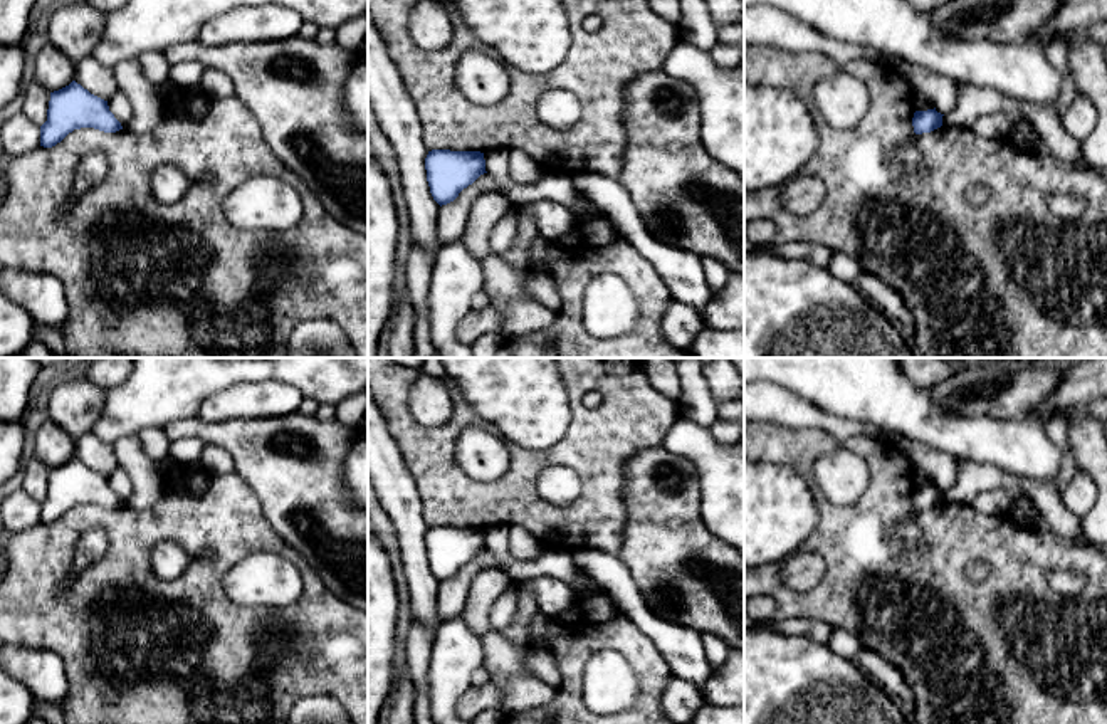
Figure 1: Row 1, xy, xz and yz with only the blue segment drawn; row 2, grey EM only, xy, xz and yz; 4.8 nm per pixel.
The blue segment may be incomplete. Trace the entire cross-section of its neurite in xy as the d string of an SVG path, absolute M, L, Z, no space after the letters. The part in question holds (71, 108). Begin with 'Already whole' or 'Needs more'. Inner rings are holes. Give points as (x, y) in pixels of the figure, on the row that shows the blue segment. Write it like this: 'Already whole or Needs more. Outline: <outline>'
Already whole. Outline: M72 81L69 86L50 92L47 121L40 126L40 146L52 148L81 128L94 128L104 133L123 129L109 111L108 101Z

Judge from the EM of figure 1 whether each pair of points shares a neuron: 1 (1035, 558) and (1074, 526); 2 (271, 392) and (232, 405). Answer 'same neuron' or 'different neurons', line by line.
1: different neurons
2: same neuron

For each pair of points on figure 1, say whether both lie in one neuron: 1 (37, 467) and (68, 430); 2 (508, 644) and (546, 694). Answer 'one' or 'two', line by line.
1: two
2: one

